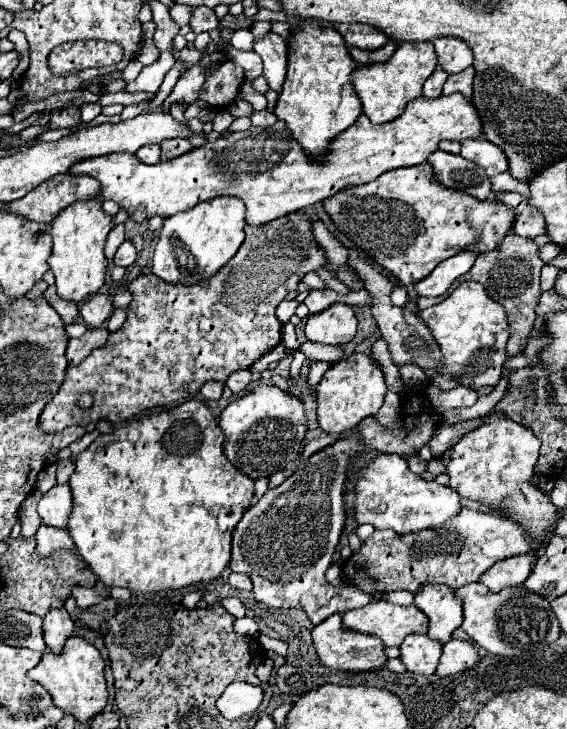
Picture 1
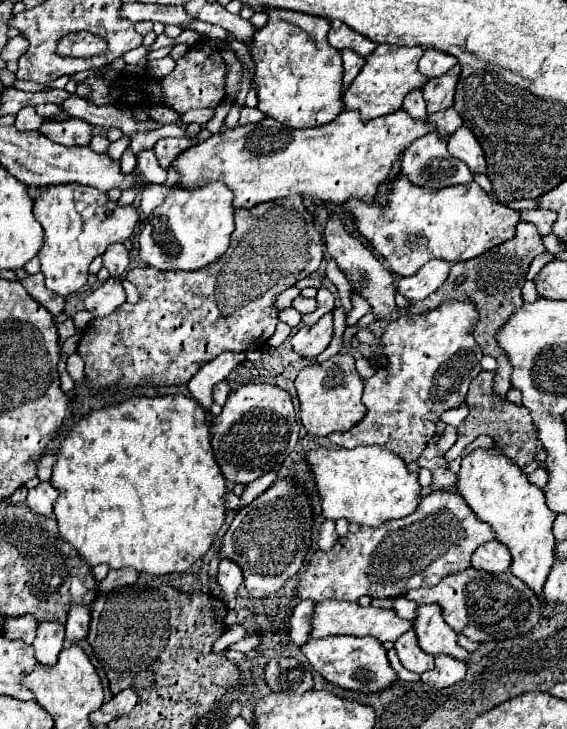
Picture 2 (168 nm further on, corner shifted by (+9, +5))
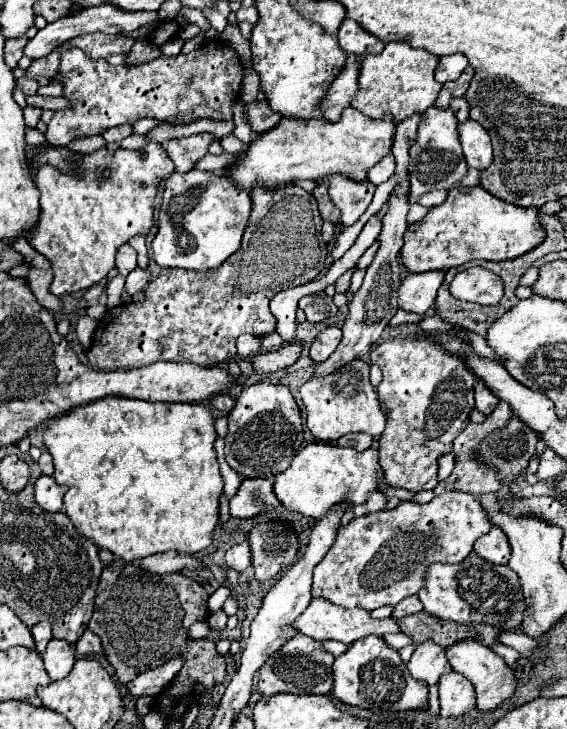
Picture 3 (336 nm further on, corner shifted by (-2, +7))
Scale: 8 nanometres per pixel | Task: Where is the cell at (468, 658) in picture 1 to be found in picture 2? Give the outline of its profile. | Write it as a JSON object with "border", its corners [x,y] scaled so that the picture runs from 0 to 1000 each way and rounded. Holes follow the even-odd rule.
{"border":[[[771,898],[767,901],[767,918],[750,920],[743,926],[743,931],[750,937],[760,937],[771,945],[781,945],[781,942],[795,942],[799,937],[813,934],[820,929],[820,923],[824,923],[820,907],[802,904],[795,898]]]}

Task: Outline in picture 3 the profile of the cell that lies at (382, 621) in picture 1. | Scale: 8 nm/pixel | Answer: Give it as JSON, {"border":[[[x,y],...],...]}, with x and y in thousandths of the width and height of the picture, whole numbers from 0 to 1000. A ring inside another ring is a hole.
{"border":[[[550,822],[543,835],[519,852],[519,860],[522,866],[529,866],[533,871],[543,871],[557,879],[578,879],[578,877],[589,877],[589,879],[603,879],[610,885],[631,879],[631,877],[642,877],[649,871],[681,871],[681,868],[705,868],[705,860],[698,857],[698,852],[691,846],[684,849],[656,849],[653,841],[646,835],[607,835],[607,833],[596,833],[596,830],[586,830],[582,824],[575,822]]]}

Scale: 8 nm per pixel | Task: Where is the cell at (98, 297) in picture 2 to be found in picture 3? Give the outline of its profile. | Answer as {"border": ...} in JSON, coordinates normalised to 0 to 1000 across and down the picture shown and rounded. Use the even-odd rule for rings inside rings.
{"border":[[[240,366],[226,380],[222,380],[222,402],[236,405],[243,399],[254,399],[257,391],[268,385],[268,374],[261,369]]]}

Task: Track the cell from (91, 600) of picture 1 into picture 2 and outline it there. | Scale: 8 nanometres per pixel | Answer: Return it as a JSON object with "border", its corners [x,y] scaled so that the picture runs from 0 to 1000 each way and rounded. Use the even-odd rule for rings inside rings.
{"border":[[[206,781],[206,783],[192,783],[192,789],[175,800],[175,813],[189,813],[189,811],[199,811],[206,805],[217,805],[217,802],[228,802],[228,800],[238,800],[238,794],[245,791],[242,783],[235,781]],[[238,786],[238,791],[235,791]]]}

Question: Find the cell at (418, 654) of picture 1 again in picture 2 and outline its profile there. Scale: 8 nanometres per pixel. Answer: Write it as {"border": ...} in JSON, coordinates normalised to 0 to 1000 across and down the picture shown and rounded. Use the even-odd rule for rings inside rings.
{"border":[[[721,863],[718,868],[711,868],[711,871],[697,879],[697,893],[700,893],[711,915],[721,918],[721,920],[728,920],[728,923],[739,923],[739,926],[743,926],[746,920],[765,916],[765,900],[750,896],[750,893],[739,888],[735,871],[732,871],[728,863]]]}

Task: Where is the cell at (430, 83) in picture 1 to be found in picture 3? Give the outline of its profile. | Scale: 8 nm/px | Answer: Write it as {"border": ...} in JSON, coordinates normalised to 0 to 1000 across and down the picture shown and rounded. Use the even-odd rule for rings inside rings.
{"border":[[[741,155],[727,158],[720,166],[709,166],[705,171],[698,171],[698,185],[695,185],[695,199],[691,199],[691,210],[698,215],[698,243],[702,243],[702,257],[695,259],[695,267],[688,273],[688,289],[684,298],[677,298],[674,303],[674,320],[670,320],[670,342],[656,358],[656,364],[646,372],[642,388],[638,394],[624,402],[624,410],[614,416],[614,435],[603,446],[607,462],[603,471],[596,473],[596,479],[586,484],[586,490],[578,490],[578,495],[557,501],[554,506],[554,517],[575,517],[582,512],[589,512],[593,506],[607,503],[610,498],[621,498],[624,492],[635,492],[638,487],[653,484],[656,473],[670,465],[674,454],[681,451],[681,446],[688,443],[688,438],[698,432],[702,418],[698,418],[698,396],[705,394],[709,385],[709,369],[702,366],[702,350],[705,342],[713,336],[709,322],[716,317],[716,295],[720,295],[720,243],[716,243],[716,229],[720,229],[720,199],[727,199],[730,188],[734,188],[734,177],[737,177],[737,163]]]}

